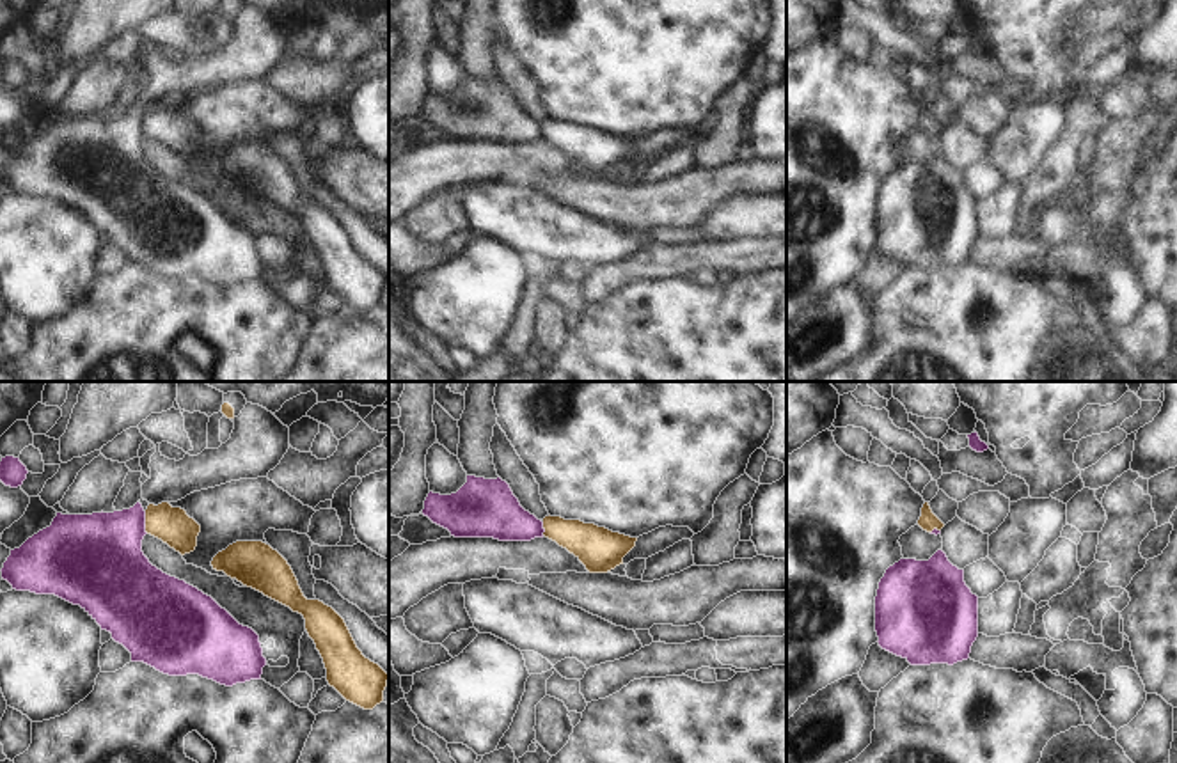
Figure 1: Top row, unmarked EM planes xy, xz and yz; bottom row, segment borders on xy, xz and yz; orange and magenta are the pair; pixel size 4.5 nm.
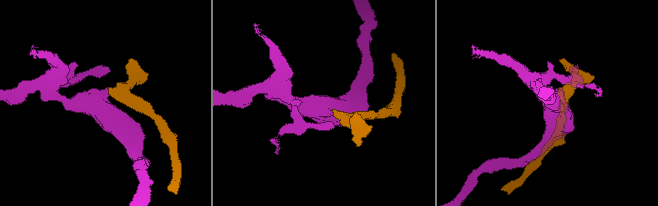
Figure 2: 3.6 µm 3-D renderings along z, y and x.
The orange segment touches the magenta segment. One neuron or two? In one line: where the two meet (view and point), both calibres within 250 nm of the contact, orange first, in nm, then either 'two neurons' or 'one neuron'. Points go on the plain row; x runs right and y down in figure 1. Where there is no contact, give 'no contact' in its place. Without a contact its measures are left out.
meets orange in xy at (146, 125); 170 nm thick on the orange side, 360 nm on the other; two neurons

